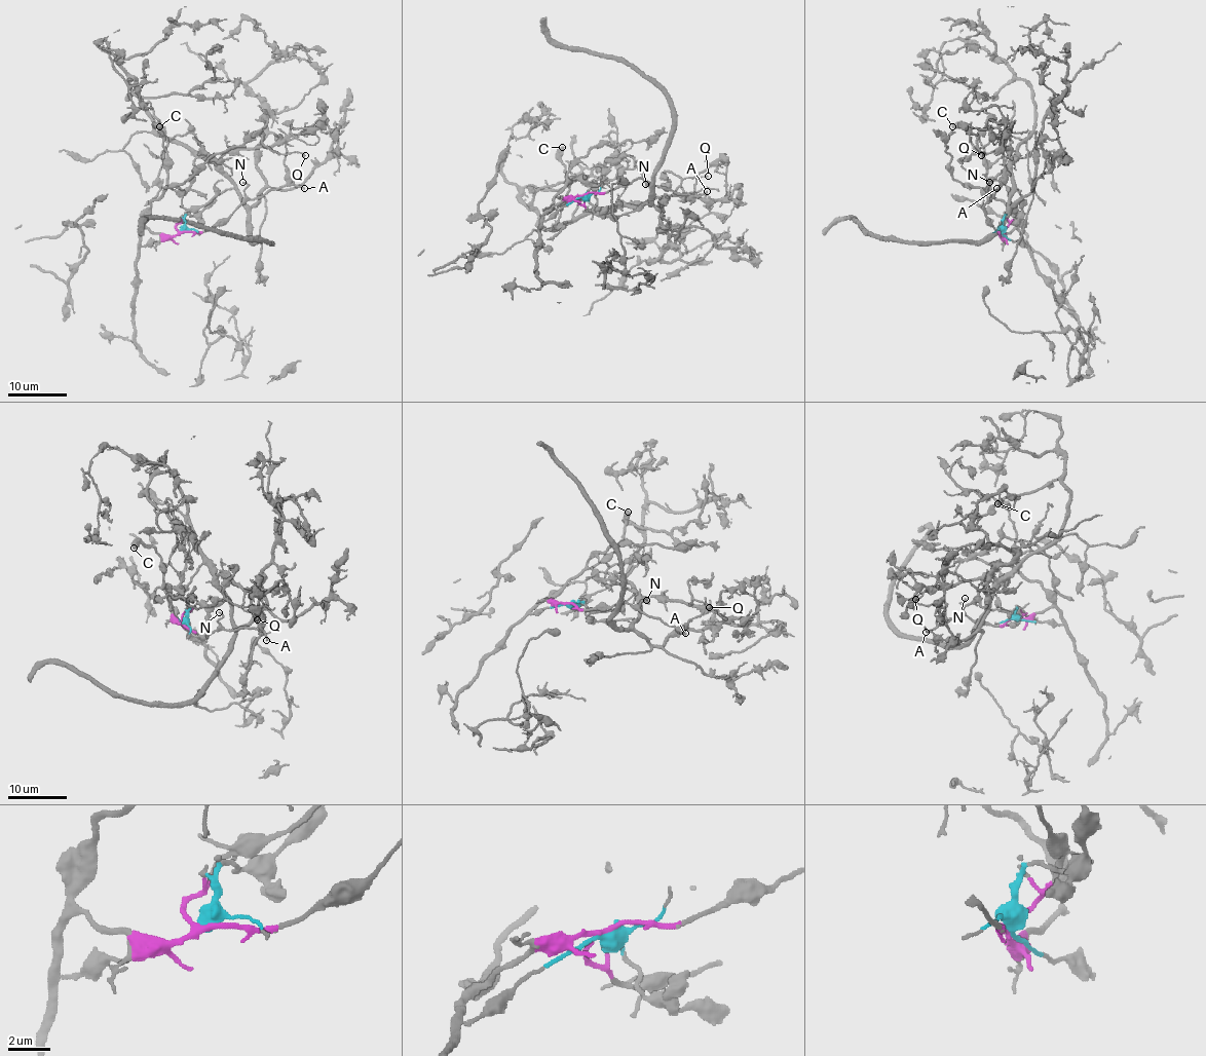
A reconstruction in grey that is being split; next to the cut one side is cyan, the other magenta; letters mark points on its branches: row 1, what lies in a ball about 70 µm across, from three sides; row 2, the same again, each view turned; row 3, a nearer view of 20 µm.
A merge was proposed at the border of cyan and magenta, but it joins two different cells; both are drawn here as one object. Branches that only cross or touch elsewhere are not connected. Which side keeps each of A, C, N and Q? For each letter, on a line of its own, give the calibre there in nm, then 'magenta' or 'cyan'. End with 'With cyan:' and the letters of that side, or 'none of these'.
A: 160 nm thick; magenta
C: 550 nm thick; magenta
N: 120 nm thick; magenta
Q: 120 nm thick; cyan
With cyan: Q

